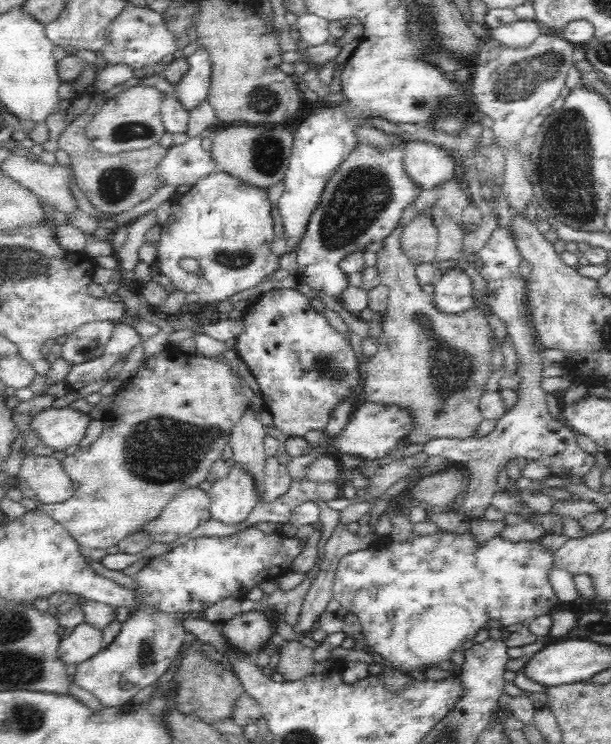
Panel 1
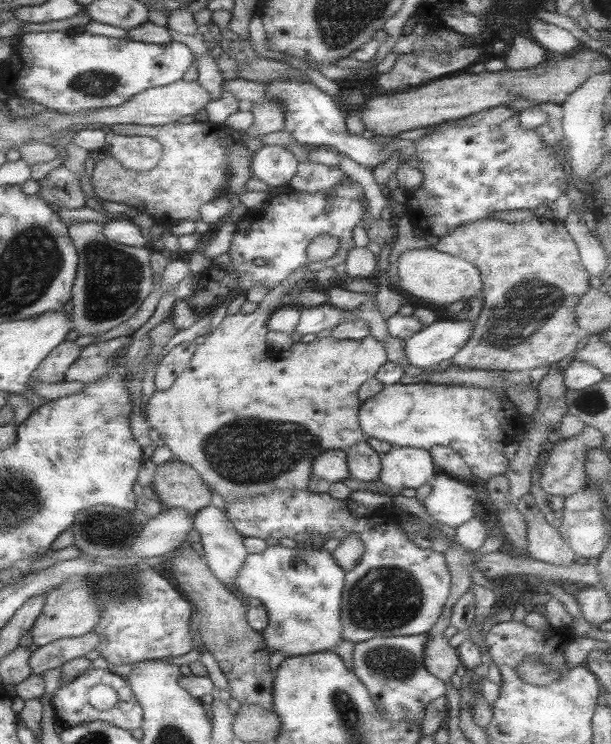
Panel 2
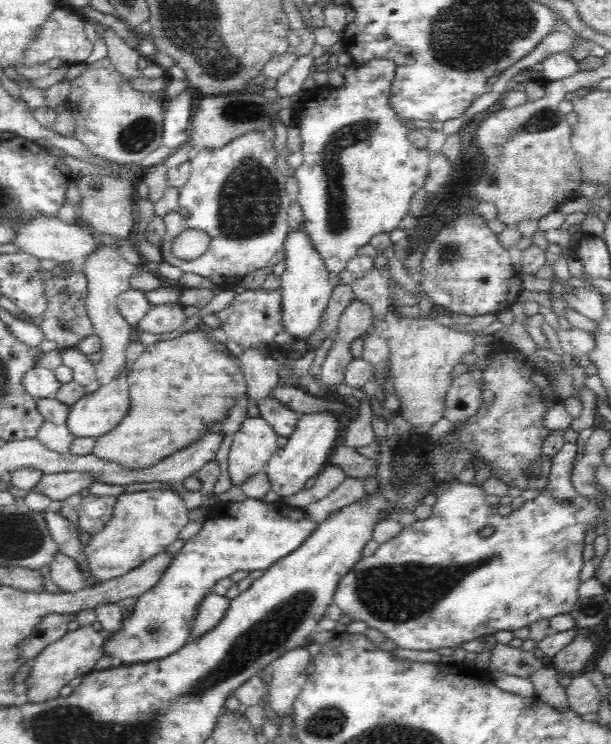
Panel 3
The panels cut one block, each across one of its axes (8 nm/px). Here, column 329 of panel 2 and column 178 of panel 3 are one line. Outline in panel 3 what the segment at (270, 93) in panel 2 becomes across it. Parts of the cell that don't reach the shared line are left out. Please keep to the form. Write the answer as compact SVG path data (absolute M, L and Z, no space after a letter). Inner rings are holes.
M187 86L184 91L165 104L163 116L163 145L169 149L181 148L189 144L189 131L194 110L194 91Z

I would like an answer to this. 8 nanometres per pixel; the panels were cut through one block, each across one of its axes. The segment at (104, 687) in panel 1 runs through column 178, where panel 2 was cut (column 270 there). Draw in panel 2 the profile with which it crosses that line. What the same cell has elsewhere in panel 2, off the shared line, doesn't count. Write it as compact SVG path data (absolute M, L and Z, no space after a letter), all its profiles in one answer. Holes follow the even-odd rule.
M268 545L262 552L249 554L243 560L234 584L244 597L258 598L267 610L268 625L260 634L271 654L282 652L286 657L293 657L333 650L333 646L339 642L342 629L340 607L346 573L337 560L334 560L333 554L322 547Z

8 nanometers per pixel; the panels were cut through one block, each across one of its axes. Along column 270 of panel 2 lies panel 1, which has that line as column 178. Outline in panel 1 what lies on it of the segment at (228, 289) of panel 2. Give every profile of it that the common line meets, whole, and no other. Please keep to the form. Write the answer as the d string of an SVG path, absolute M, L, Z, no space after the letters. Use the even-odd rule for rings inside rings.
M216 170L200 178L171 205L170 218L153 238L157 244L156 266L177 289L196 292L200 303L218 303L254 288L278 269L280 256L270 249L276 236L267 188L248 186L234 175ZM184 258L198 260L200 276L180 267Z

